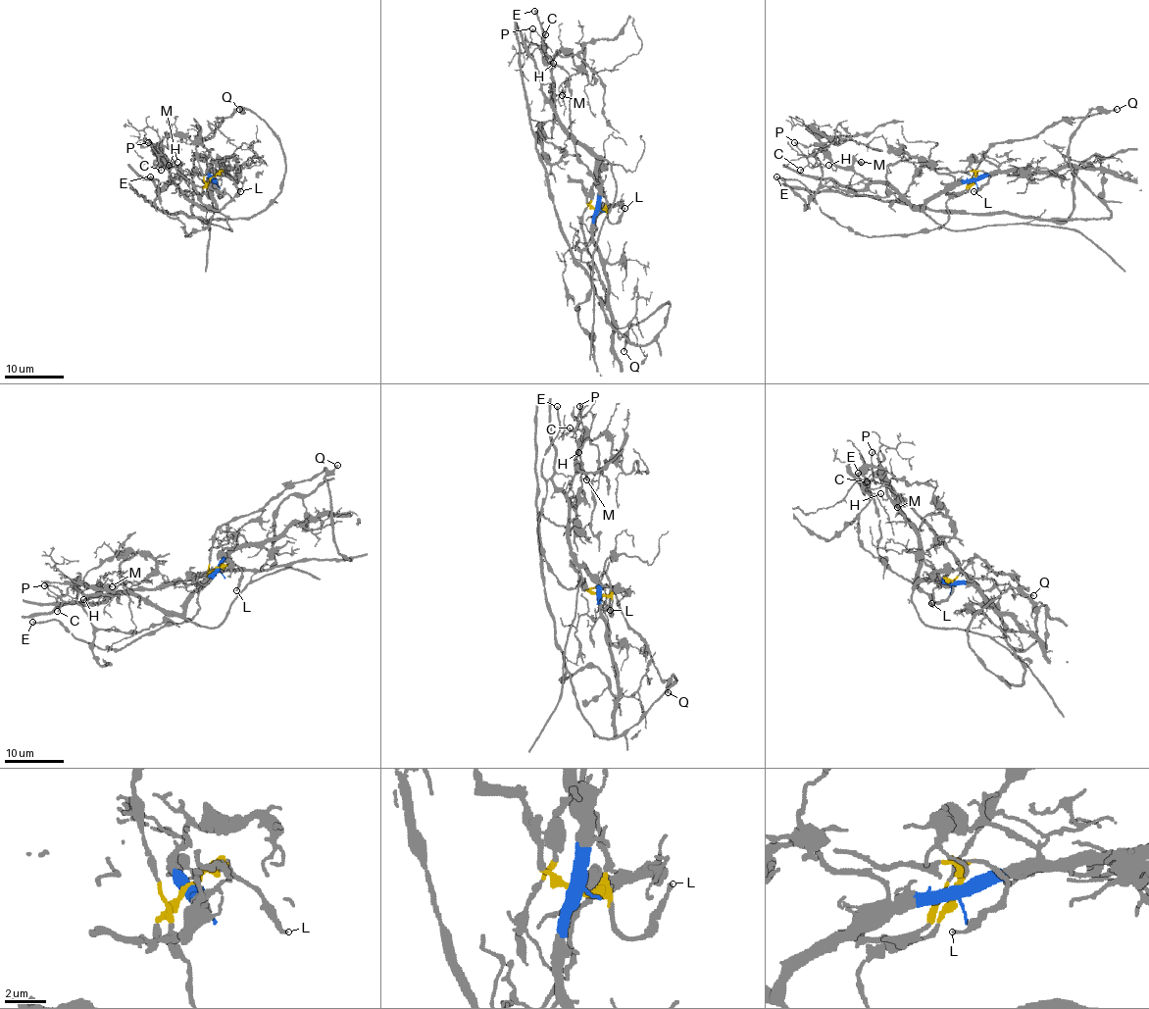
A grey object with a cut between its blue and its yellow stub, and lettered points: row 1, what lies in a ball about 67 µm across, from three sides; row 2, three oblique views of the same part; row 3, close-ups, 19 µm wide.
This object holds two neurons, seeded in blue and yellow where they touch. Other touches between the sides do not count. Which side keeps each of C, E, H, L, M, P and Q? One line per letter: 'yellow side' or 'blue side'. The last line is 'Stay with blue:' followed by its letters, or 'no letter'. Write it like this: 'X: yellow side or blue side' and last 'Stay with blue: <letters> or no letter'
C: blue side
E: yellow side
H: blue side
L: yellow side
M: blue side
P: blue side
Q: yellow side
Stay with blue: C, H, M, P

